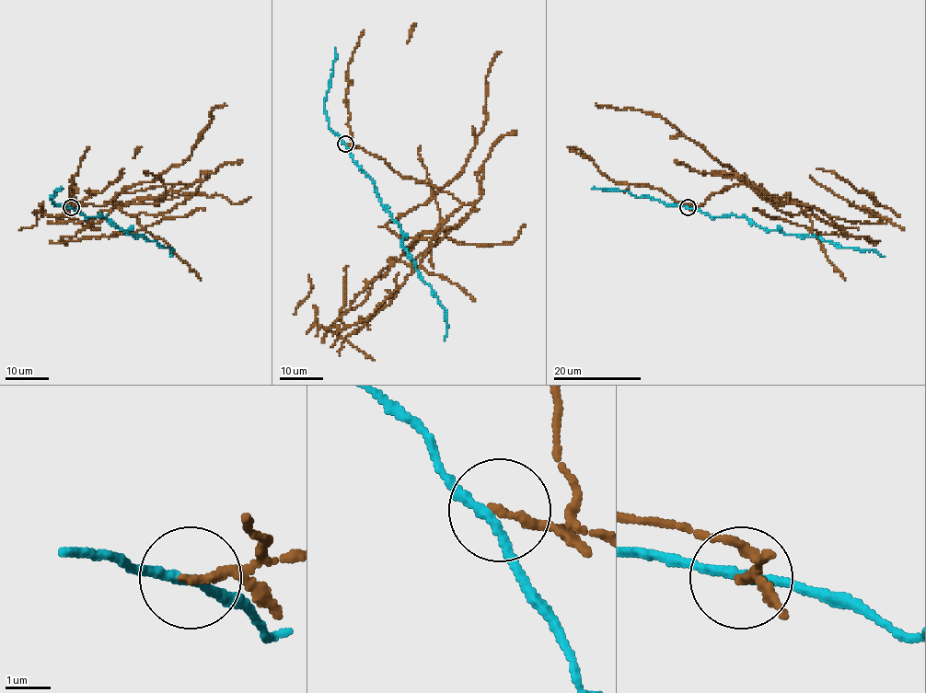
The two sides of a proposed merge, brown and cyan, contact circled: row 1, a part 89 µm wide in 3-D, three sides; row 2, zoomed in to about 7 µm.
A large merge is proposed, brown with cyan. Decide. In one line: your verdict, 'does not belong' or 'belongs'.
does not belong

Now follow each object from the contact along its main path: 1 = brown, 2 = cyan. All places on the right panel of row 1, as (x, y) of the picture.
1: (687, 207), (734, 183), (852, 223), (875, 223), (875, 216), (895, 213), (817, 168)
2: (687, 207), (714, 217), (734, 214), (769, 230), (819, 236), (842, 247), (876, 250), (885, 257)

